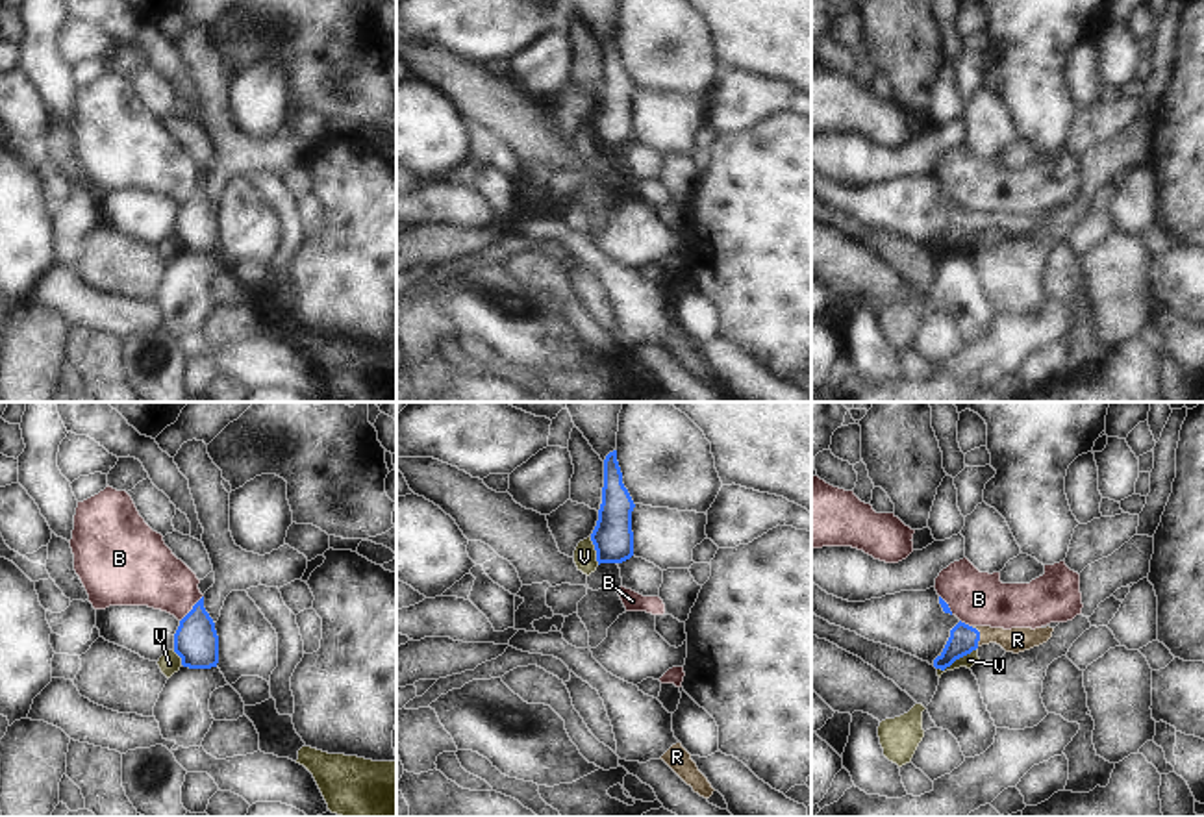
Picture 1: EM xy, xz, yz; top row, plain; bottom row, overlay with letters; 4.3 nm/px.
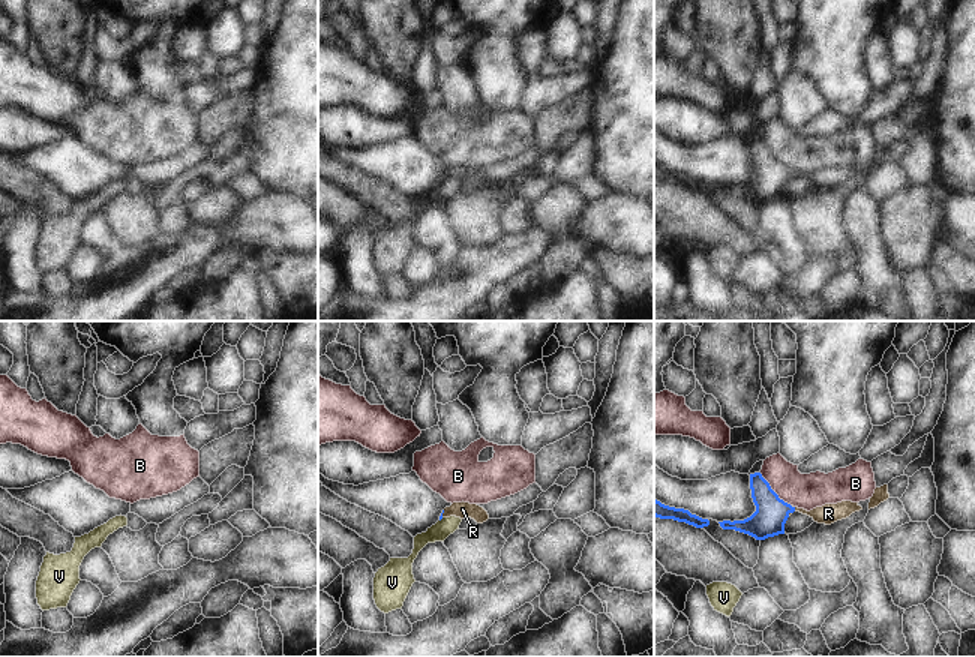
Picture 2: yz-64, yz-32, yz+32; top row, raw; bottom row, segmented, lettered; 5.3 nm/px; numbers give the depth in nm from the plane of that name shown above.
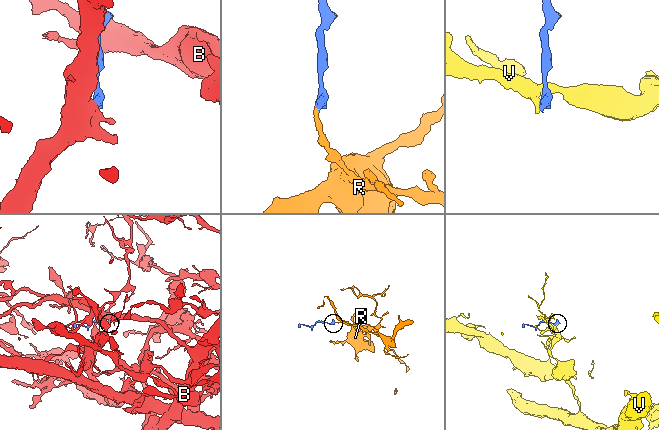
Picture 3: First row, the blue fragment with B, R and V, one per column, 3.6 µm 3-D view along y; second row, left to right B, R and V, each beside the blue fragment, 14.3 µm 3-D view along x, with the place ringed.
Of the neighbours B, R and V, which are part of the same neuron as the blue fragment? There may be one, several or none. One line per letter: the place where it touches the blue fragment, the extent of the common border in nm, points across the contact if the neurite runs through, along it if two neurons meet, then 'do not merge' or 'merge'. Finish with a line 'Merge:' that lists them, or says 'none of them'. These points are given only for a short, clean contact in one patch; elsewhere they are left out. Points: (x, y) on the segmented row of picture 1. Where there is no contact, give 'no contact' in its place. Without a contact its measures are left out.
B: contact xy (193, 608); length 160 nm; border xy (202, 595), (180, 621); do not merge
R: contact yz (978, 636); length 90 nm; way yz (964, 640), (978, 636), (1017, 640); merge
V: contact yz (956, 658); length 200 nm; border yz (977, 647), (938, 669); do not merge
Merge: R

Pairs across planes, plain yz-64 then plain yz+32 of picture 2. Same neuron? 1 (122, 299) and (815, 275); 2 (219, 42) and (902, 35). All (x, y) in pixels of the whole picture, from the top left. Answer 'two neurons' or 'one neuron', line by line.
1: one neuron
2: one neuron

